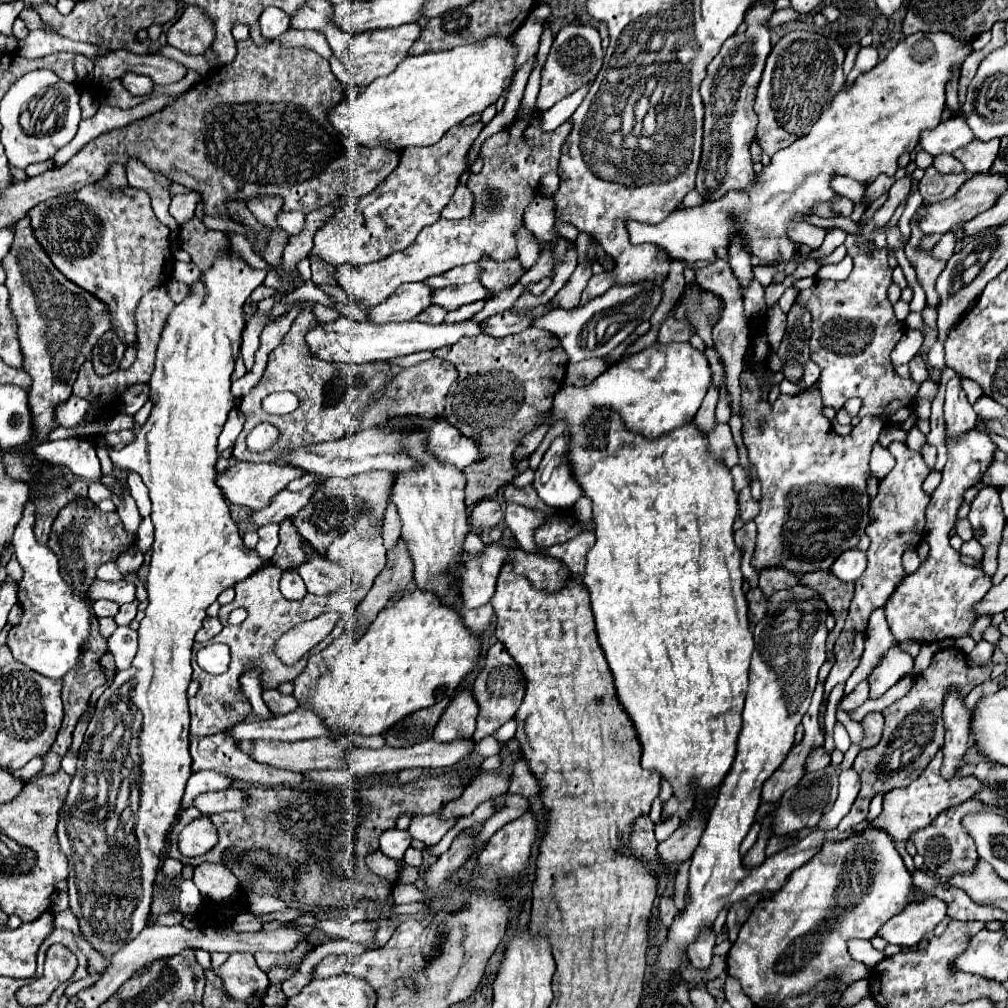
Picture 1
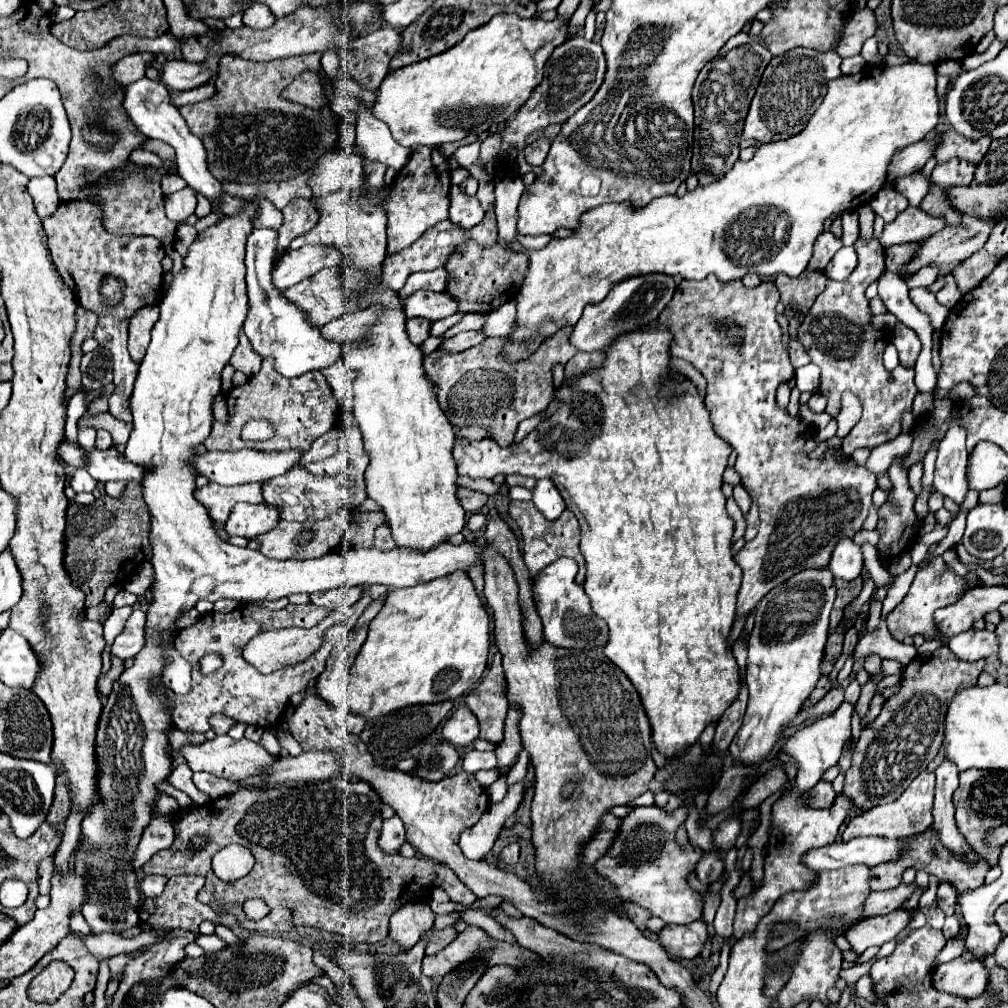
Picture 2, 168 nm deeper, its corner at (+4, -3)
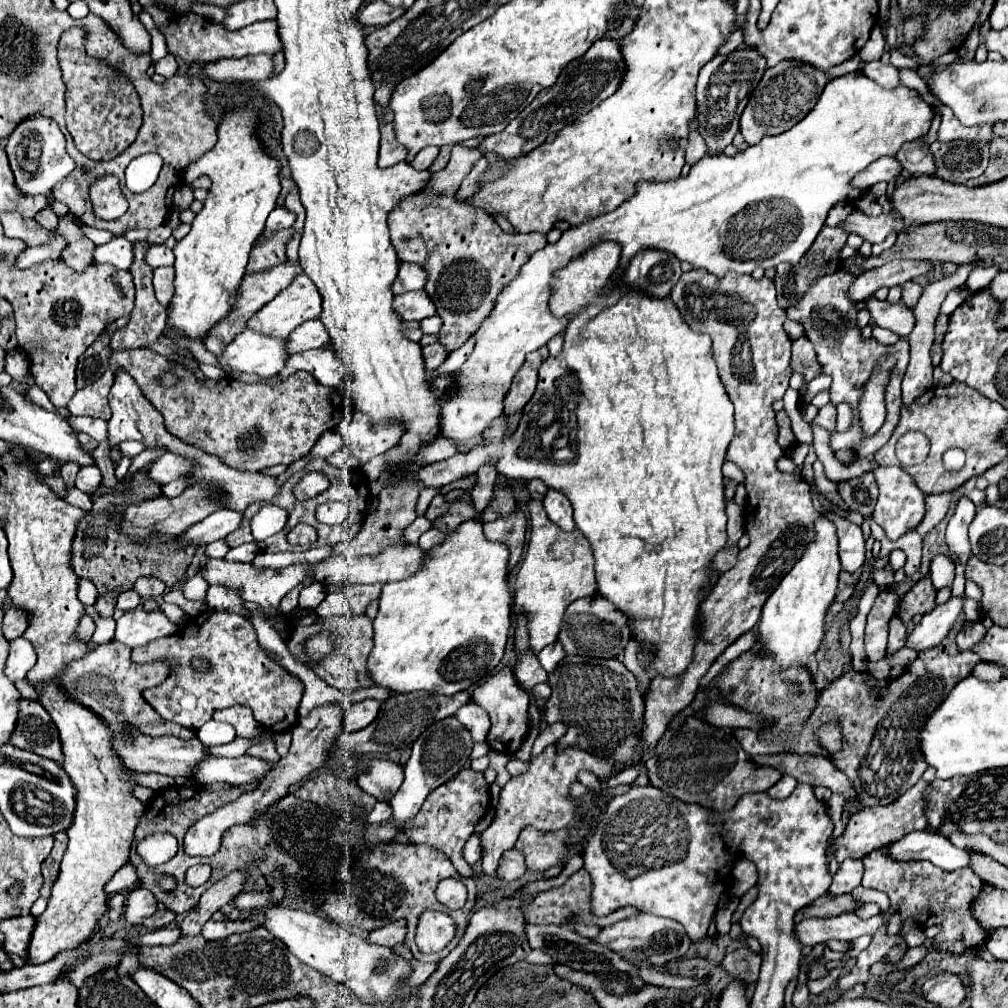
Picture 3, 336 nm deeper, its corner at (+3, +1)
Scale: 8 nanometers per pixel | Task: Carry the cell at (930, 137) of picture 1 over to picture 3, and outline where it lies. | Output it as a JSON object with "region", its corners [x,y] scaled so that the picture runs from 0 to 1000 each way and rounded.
{"region":[[[872,157],[862,167],[858,167],[854,173],[848,175],[846,183],[854,188],[862,188],[870,181],[884,181],[894,173],[894,163],[890,157]]]}

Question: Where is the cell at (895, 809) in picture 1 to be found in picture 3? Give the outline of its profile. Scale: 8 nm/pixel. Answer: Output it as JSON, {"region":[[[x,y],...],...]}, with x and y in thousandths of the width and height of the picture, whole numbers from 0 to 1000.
{"region":[[[916,772],[902,782],[892,794],[880,798],[880,800],[868,800],[868,802],[854,802],[852,806],[844,808],[840,821],[836,825],[836,829],[830,831],[828,837],[828,851],[830,855],[836,855],[838,851],[856,851],[858,847],[862,847],[864,843],[870,843],[876,839],[876,835],[886,835],[892,833],[894,829],[898,829],[904,823],[918,823],[920,821],[920,812],[918,812],[918,780],[922,780],[922,776],[918,776]]]}

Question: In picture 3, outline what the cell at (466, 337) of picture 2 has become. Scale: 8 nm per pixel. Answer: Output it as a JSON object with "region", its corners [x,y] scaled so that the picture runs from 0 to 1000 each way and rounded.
{"region":[[[436,339],[428,341],[428,343],[420,343],[420,355],[422,355],[424,367],[436,365],[443,353],[445,353],[445,347],[441,347],[441,343],[436,343]]]}

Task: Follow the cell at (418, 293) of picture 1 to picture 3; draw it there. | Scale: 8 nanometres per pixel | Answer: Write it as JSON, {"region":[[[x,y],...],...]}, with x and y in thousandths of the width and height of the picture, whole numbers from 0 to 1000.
{"region":[[[307,317],[287,333],[285,345],[289,351],[295,351],[309,345],[322,345],[326,339],[326,329],[322,327],[322,323],[318,323],[318,317]]]}

